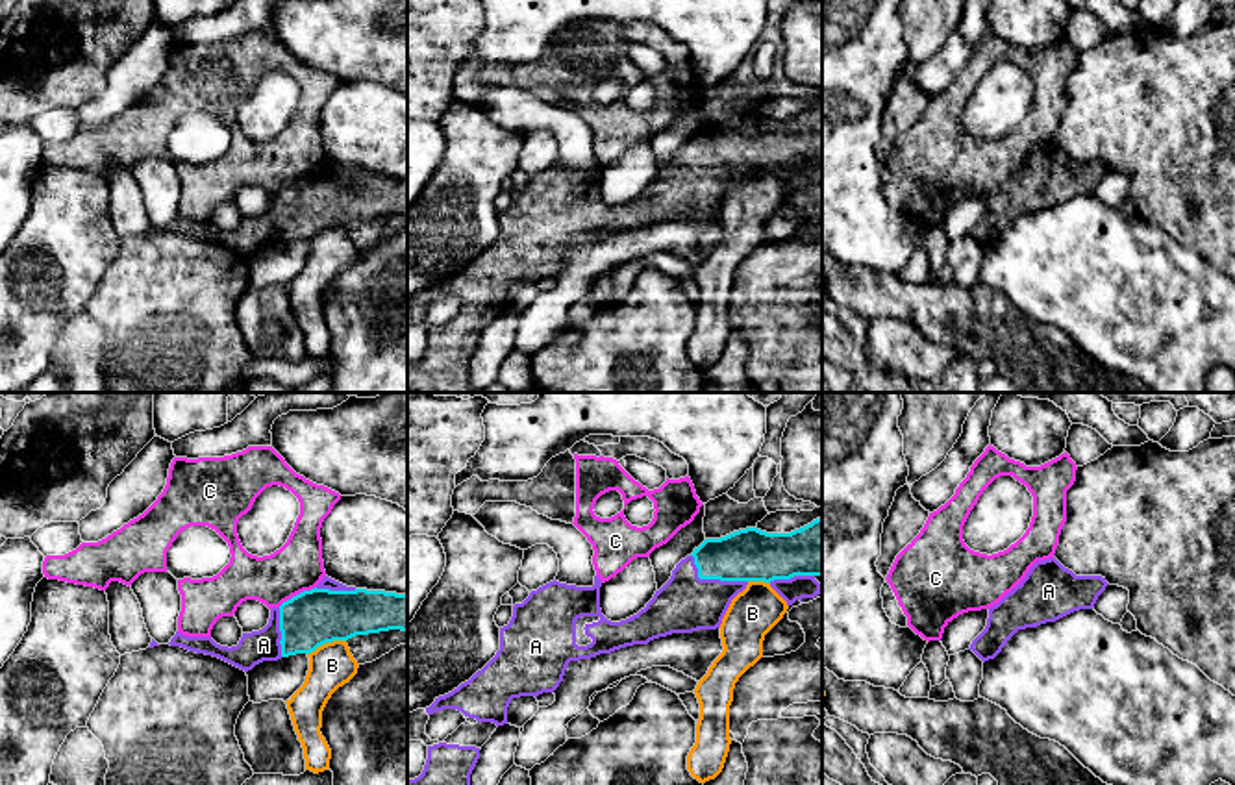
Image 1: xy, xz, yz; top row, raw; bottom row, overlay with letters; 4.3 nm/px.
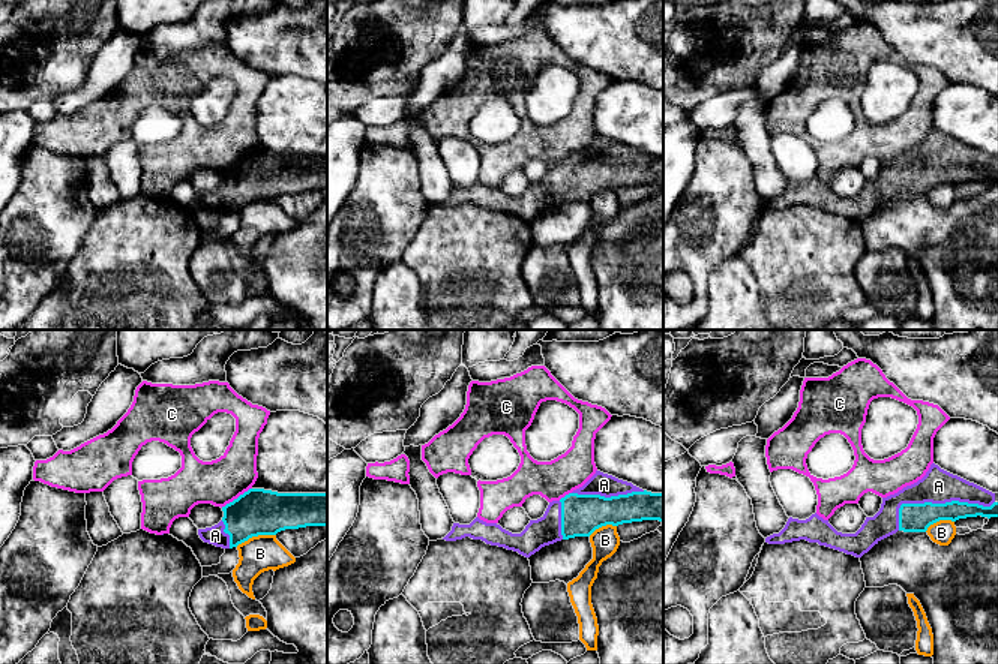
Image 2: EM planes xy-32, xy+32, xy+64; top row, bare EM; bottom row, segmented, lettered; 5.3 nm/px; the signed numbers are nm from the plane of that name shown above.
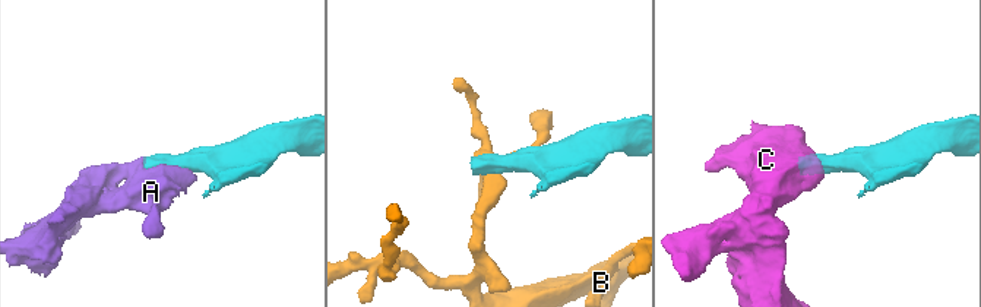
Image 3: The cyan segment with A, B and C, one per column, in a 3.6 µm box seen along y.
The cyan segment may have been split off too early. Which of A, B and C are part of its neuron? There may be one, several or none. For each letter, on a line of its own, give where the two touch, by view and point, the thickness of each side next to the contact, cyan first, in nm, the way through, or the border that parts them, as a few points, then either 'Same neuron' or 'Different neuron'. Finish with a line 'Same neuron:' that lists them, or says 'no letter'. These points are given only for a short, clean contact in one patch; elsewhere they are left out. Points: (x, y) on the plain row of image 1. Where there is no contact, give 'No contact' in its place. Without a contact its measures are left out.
A: Touches cyan at xz (711, 163). Thickness 220 nm (cyan) against 240 nm. Same neuron
B: Touches cyan at xy (326, 226). Thickness 240 nm (cyan) against 200 nm. Boundary: xy (345, 224), (323, 228), (308, 239). Different neuron
C: Touches cyan at xy (297, 180). Thickness 240 nm (cyan) against 220 nm. Boundary: xy (315, 171), (278, 191). Different neuron
Same neuron: A

